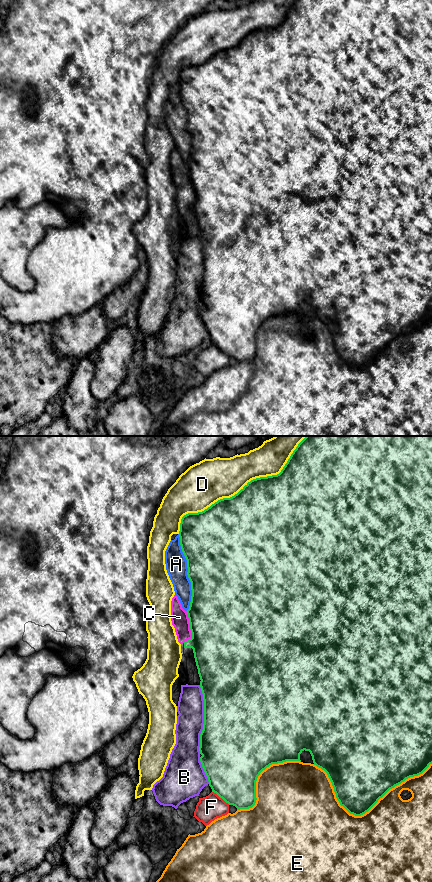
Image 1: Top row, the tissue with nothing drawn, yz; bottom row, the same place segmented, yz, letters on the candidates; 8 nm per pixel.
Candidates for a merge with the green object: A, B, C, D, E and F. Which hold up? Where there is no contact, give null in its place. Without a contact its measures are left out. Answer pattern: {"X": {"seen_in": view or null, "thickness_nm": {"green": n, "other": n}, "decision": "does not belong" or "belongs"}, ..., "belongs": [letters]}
{"A": {"seen_in": "yz", "thickness_nm": {"green": 500, "other": 180}, "decision": "does not belong"}, "B": {"seen_in": "yz", "thickness_nm": {"green": 500, "other": 220}, "decision": "does not belong"}, "C": {"seen_in": "yz", "thickness_nm": {"green": 500, "other": 140}, "decision": "does not belong"}, "D": {"seen_in": "yz", "thickness_nm": {"green": 500, "other": 340}, "decision": "does not belong"}, "E": {"seen_in": "yz", "thickness_nm": {"green": 400, "other": 480}, "decision": "does not belong"}, "F": {"seen_in": "yz", "thickness_nm": {"green": 440, "other": 200}, "decision": "does not belong"}, "belongs": []}

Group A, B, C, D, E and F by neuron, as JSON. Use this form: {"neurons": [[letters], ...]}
{"neurons": [["A"], ["B"], ["C"], ["D"], ["E"], ["F"]]}

